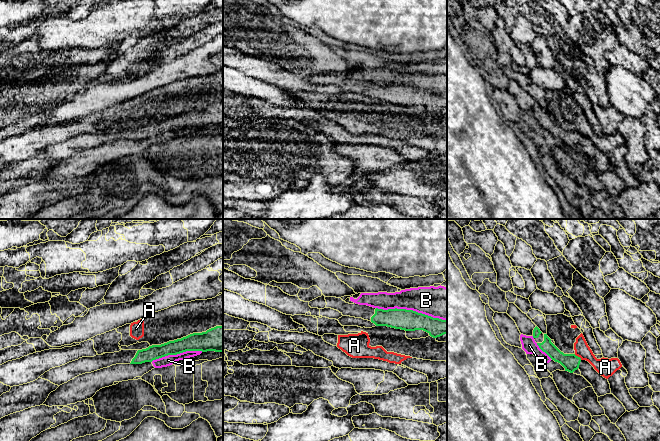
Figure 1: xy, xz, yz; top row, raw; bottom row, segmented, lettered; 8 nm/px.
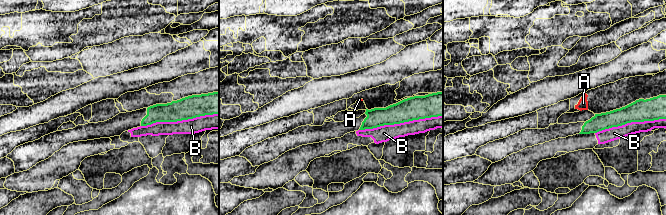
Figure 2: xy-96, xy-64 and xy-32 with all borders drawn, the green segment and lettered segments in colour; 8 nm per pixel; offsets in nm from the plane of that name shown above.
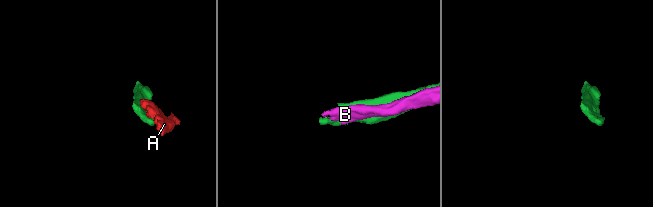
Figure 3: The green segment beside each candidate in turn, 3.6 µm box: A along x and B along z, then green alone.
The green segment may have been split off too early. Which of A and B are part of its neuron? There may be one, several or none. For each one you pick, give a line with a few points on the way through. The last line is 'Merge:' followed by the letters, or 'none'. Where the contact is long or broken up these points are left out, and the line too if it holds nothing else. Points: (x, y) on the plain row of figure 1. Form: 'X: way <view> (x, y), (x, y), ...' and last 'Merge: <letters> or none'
Merge: none

